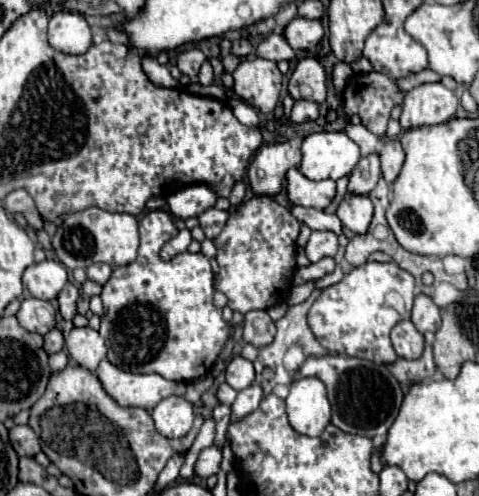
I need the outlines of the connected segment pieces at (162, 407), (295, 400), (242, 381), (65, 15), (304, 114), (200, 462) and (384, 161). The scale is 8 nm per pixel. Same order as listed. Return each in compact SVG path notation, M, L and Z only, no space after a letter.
M165 397L153 409L153 421L161 435L165 437L183 437L193 427L193 405L185 397Z
M303 377L291 383L287 415L291 427L307 437L319 437L331 423L331 405L327 389L317 377Z
M235 355L229 365L227 365L227 371L225 371L225 379L227 383L235 389L235 391L241 391L241 389L247 389L253 379L255 379L255 371L253 371L253 363Z
M59 11L49 21L49 45L61 53L81 55L93 43L91 29L83 15Z
M299 99L299 101L295 101L295 105L293 105L291 121L293 121L293 123L305 123L305 121L317 119L317 115L319 115L319 105L317 105L317 103Z
M211 445L211 447L203 449L203 451L199 453L197 463L195 463L195 473L197 473L199 477L203 477L203 479L207 479L209 475L215 475L215 473L219 471L221 459L223 459L223 455L221 455L221 449L219 449L219 447Z
M399 139L387 141L381 147L379 157L381 157L381 171L383 171L385 181L387 183L393 183L395 177L399 175L401 167L403 167L403 161L405 161L405 153L403 153L403 147L401 147Z

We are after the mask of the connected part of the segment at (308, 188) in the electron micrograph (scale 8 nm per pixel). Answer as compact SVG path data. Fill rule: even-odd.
M297 167L289 169L285 175L287 183L287 195L293 205L301 207L315 207L315 209L325 209L331 205L335 197L335 181L325 179L325 181L313 181L307 179Z

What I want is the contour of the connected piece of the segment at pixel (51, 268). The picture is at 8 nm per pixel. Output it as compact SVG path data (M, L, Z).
M45 259L25 269L23 283L33 297L53 301L67 283L67 269L55 259Z

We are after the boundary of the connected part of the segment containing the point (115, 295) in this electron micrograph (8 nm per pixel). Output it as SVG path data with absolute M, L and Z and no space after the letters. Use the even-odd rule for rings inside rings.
M157 209L145 213L145 217L139 221L139 233L141 233L141 243L139 243L137 259L129 265L115 267L111 279L103 285L101 291L101 299L105 307L105 315L101 317L101 335L105 329L107 359L119 369L131 373L159 373L165 379L173 379L173 381L199 379L211 371L229 335L229 327L223 321L221 309L213 305L215 289L213 289L213 271L209 259L203 253L191 253L191 251L185 251L173 257L171 261L163 261L159 257L159 249L163 247L163 243L177 235L177 227L169 211Z

